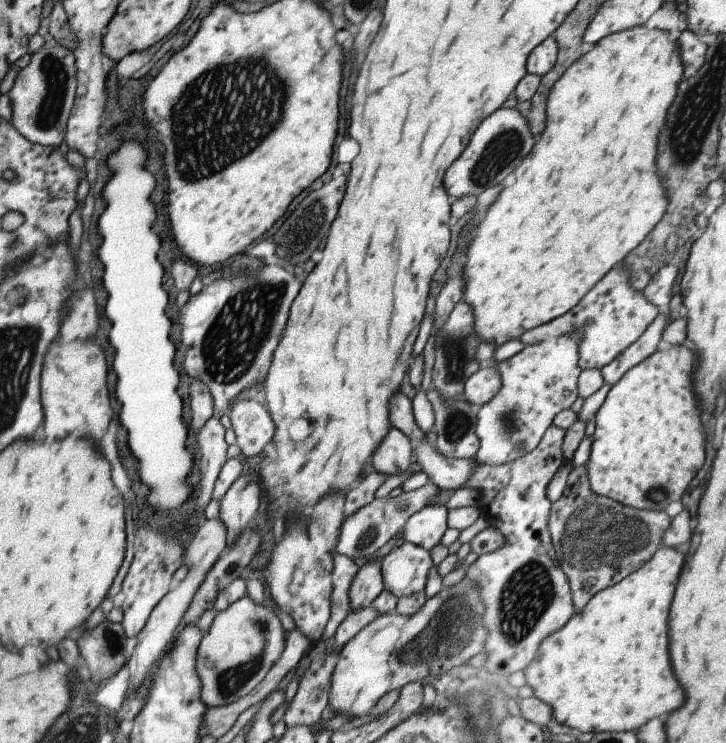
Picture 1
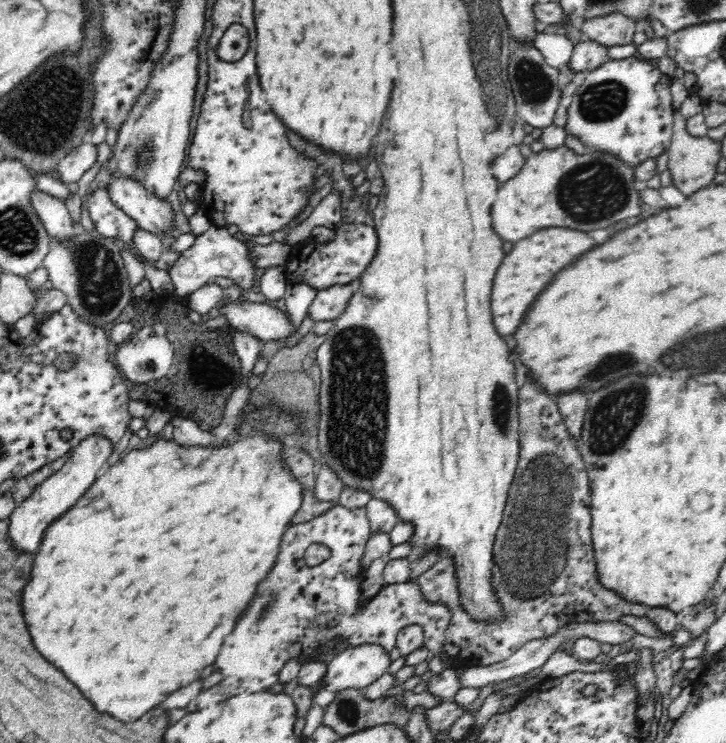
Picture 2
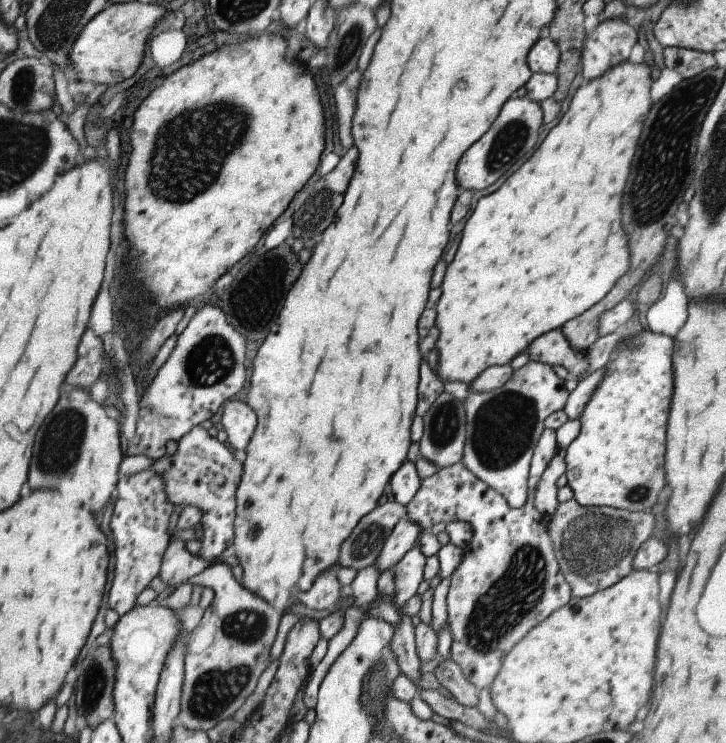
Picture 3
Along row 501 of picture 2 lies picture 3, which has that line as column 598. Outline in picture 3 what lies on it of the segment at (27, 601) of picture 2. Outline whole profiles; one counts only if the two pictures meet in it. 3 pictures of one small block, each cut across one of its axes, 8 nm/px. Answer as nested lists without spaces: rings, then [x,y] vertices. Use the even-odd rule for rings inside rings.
[[[623,60],[621,64],[615,64],[613,68],[609,68],[605,74],[585,81],[585,85],[579,86],[571,96],[565,114],[549,130],[545,142],[541,146],[537,146],[537,150],[529,156],[529,160],[525,160],[525,164],[521,164],[517,168],[517,172],[513,172],[493,194],[483,196],[475,202],[473,214],[465,222],[455,258],[451,260],[451,264],[445,270],[445,276],[441,282],[441,296],[435,304],[435,312],[437,312],[435,326],[439,330],[439,338],[435,342],[435,350],[439,354],[437,374],[442,382],[457,380],[457,382],[469,385],[469,382],[475,380],[485,368],[493,365],[507,365],[513,356],[527,351],[529,344],[537,336],[563,327],[567,320],[577,318],[587,308],[591,308],[593,304],[599,302],[613,288],[613,284],[629,270],[631,262],[629,262],[627,236],[625,236],[625,232],[621,232],[621,226],[619,226],[619,200],[621,200],[623,184],[627,180],[627,170],[629,170],[629,162],[633,158],[635,142],[639,138],[645,114],[649,112],[649,86],[652,82],[649,70],[650,68],[644,62],[631,64],[629,60]]]

